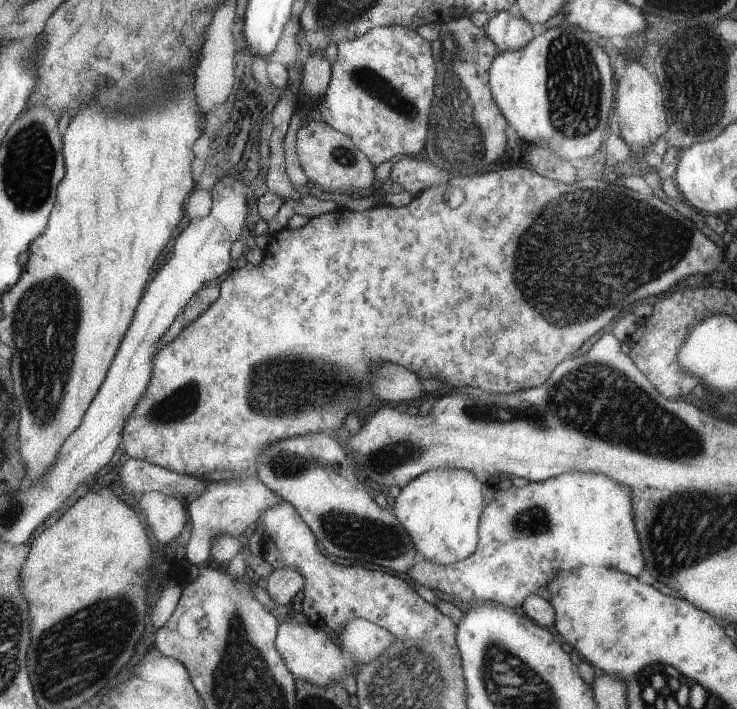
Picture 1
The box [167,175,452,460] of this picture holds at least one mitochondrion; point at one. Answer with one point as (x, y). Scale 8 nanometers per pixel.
(307, 386)

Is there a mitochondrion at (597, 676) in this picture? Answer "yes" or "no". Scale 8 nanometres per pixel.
no

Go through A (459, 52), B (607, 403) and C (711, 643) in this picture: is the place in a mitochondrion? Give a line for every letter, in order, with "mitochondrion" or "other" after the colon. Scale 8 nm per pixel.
A: mitochondrion
B: mitochondrion
C: other

